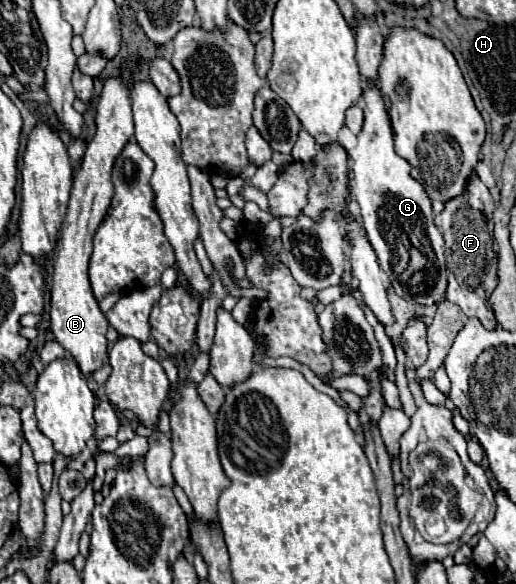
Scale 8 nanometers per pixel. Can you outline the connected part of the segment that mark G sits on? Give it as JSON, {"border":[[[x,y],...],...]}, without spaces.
{"border":[[[366,83],[364,87],[364,129],[358,135],[356,147],[348,153],[352,157],[352,171],[354,171],[354,189],[352,195],[360,205],[360,217],[364,221],[364,229],[368,233],[368,241],[376,251],[378,263],[388,275],[392,287],[396,293],[412,303],[418,305],[432,305],[438,303],[442,293],[446,291],[448,275],[446,275],[446,261],[444,261],[444,239],[440,229],[434,225],[434,213],[432,213],[432,201],[424,187],[410,175],[412,167],[406,159],[402,159],[394,151],[394,135],[392,125],[388,121],[388,113],[380,95],[380,89],[372,83]]]}

